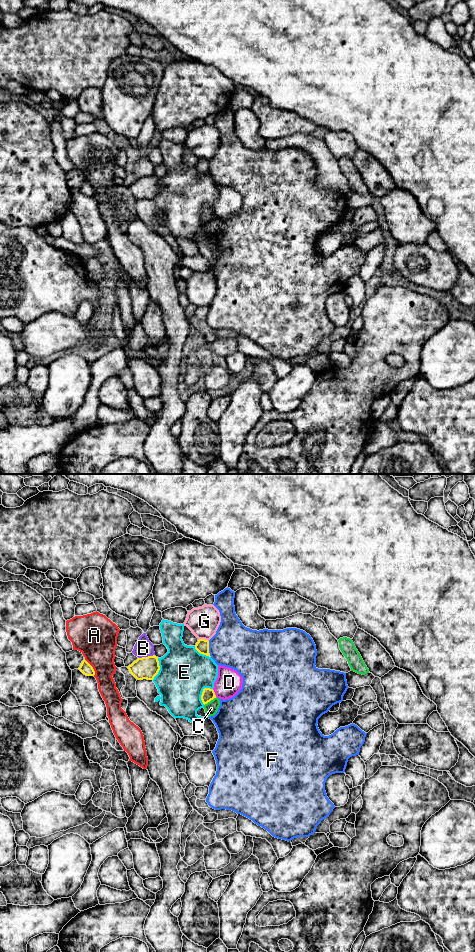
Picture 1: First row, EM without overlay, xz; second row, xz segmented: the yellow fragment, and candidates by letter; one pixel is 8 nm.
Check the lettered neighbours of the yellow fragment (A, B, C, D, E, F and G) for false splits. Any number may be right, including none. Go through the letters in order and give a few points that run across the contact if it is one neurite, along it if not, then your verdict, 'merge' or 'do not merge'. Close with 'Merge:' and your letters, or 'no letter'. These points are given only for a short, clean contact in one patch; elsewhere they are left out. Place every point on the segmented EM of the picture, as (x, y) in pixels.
A: do not merge
B: do not merge
C: line xz (216, 697), (204, 705); do not merge
D: do not merge
E: do not merge
F: do not merge
G: do not merge
Merge: no letter

